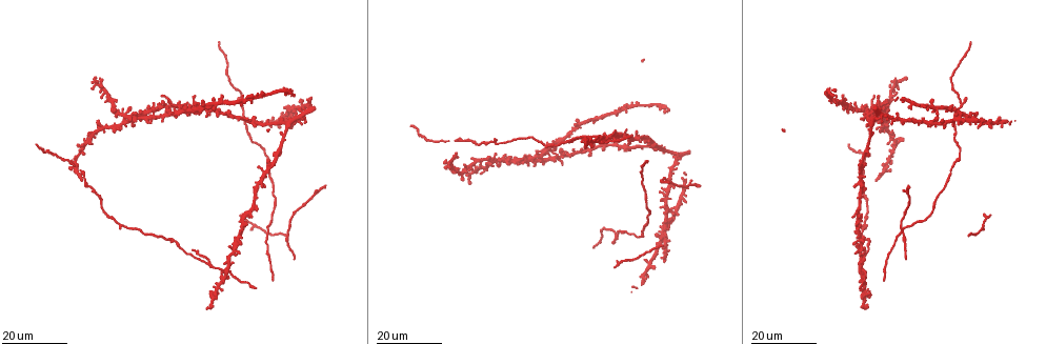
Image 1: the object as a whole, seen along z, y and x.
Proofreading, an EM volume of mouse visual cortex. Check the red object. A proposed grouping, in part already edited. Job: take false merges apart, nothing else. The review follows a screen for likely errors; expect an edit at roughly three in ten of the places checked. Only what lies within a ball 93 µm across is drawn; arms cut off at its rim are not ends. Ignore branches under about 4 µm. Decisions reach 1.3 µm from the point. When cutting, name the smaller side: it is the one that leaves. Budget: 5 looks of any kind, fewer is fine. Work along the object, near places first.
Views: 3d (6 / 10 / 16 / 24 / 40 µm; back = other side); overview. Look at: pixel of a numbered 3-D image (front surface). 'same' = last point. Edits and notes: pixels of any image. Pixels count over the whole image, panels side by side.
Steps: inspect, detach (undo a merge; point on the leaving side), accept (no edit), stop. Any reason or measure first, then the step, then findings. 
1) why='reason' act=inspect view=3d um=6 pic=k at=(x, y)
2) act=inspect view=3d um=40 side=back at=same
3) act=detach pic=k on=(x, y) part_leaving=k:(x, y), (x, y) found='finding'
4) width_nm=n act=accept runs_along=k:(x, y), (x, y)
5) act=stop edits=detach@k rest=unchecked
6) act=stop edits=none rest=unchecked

why='looks like a crossing' act=inspect view=3d um=24 pic=1 at=(143, 119)

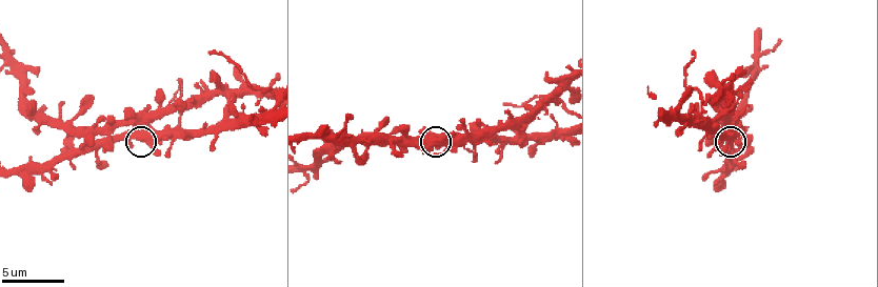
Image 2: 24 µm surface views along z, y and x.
why='zoom in' act=inspect view=3d um=6 pic=2 at=(428, 142)

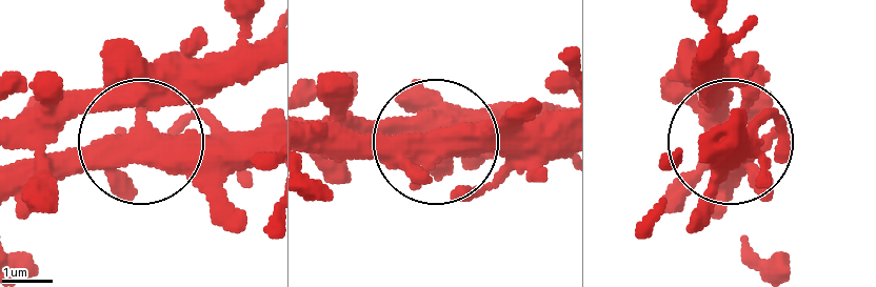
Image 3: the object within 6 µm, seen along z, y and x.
width_nm=420 act=accept runs_along=3:(266, 32), (229, 44), (148, 141), (229, 145), (266, 132) found='all the same neuron'

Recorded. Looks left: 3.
act=inspect view=3d um=16 pic=1 at=(224, 271)

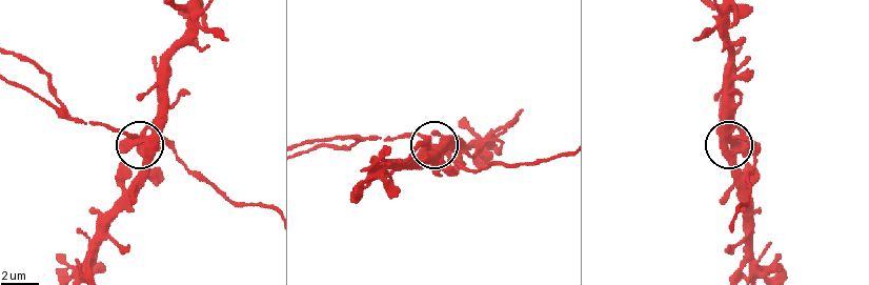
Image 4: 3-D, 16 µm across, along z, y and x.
act=inspect view=3d um=6 at=same

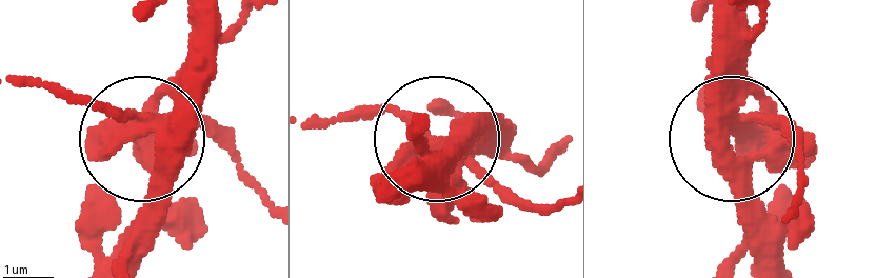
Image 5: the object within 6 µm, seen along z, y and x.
act=accept runs_along=5:(211, 18), (206, 68), (147, 127), (52, 85) found='one neuron here'

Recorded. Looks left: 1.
act=stop edits=none rest=unchecked

